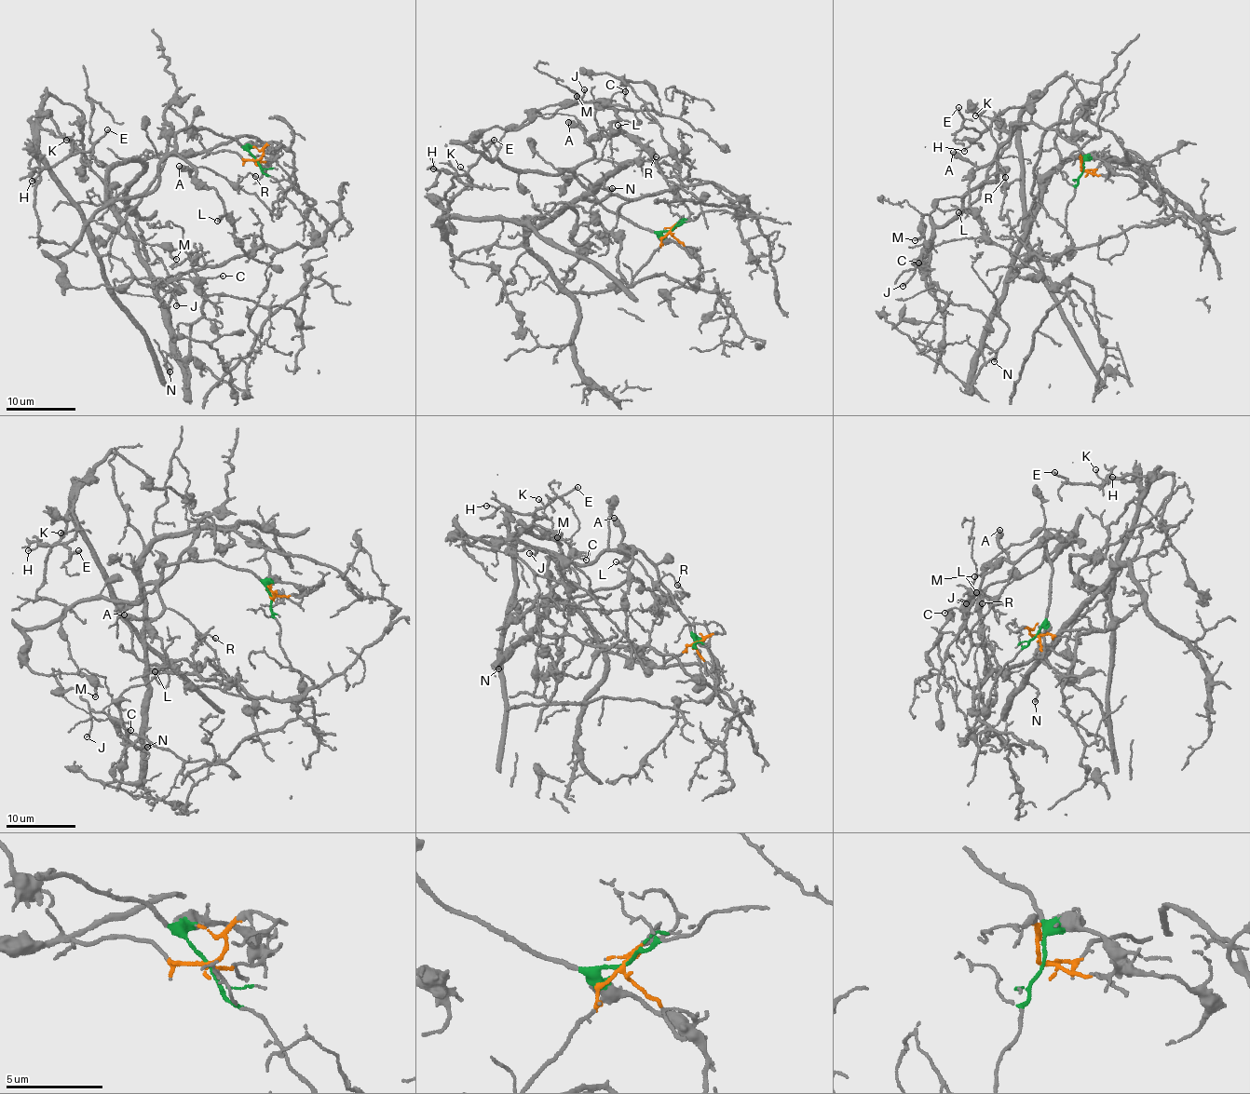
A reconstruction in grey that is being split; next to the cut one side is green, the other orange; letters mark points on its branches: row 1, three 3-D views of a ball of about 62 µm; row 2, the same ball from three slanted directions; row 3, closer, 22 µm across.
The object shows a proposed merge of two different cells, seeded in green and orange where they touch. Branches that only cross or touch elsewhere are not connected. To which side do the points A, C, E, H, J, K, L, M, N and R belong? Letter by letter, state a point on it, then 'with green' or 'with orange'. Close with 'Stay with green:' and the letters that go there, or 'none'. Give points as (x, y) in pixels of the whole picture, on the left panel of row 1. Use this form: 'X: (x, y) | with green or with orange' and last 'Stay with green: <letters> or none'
A: (179, 166) | with green
C: (223, 276) | with green
E: (107, 129) | with orange
H: (32, 181) | with orange
J: (176, 305) | with green
K: (66, 140) | with orange
L: (217, 221) | with green
M: (176, 259) | with green
N: (169, 371) | with orange
R: (255, 176) | with green
Stay with green: A, C, J, L, M, R

